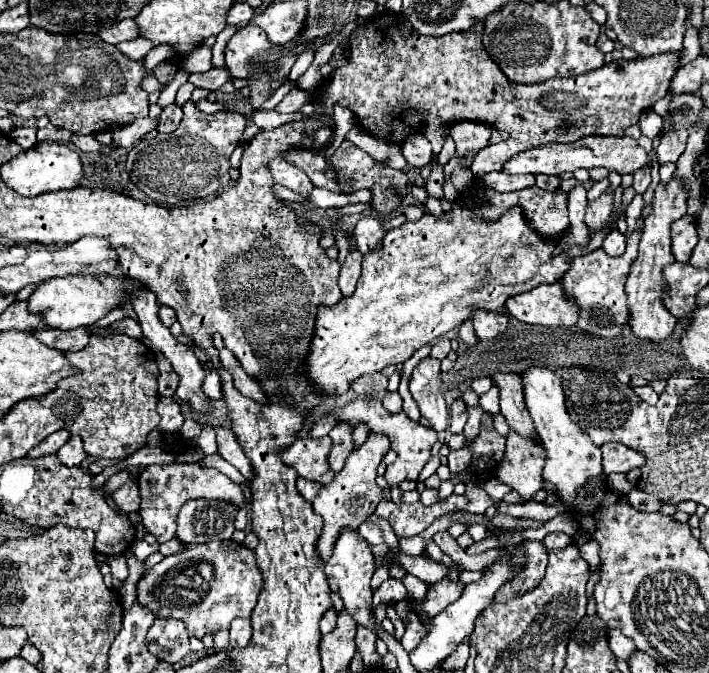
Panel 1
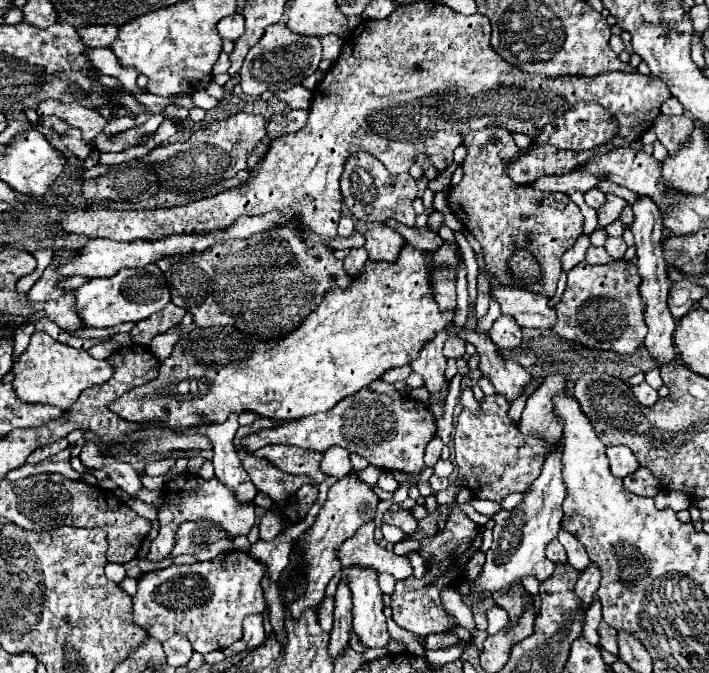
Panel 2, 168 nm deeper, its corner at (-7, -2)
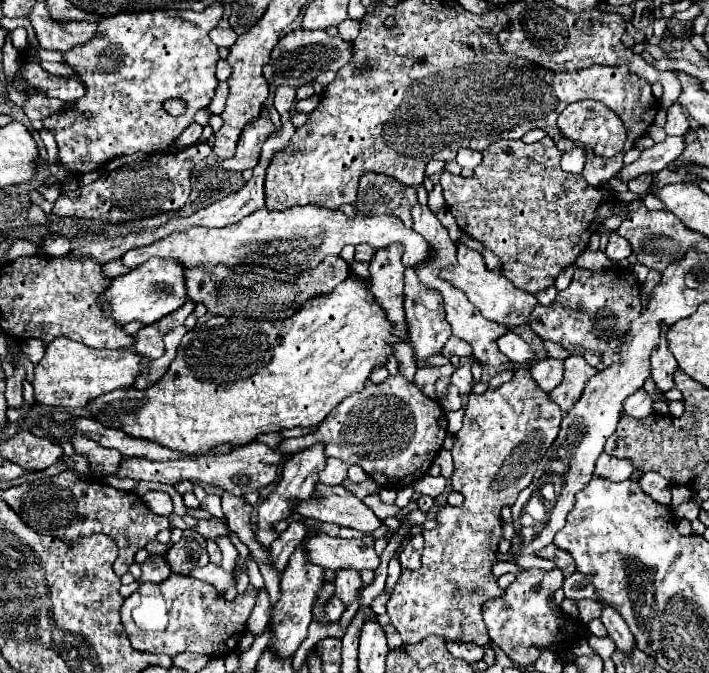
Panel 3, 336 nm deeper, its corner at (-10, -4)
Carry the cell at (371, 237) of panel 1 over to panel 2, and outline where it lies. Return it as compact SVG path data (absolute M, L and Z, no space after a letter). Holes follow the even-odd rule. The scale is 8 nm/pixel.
M377 225L365 231L365 249L371 261L391 261L399 255L403 237L387 225Z

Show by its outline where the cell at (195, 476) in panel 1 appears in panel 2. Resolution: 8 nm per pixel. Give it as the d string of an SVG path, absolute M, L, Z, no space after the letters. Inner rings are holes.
M189 475L189 477L179 477L179 479L171 479L165 483L163 489L163 503L159 507L159 535L151 541L151 549L147 559L151 561L161 561L163 557L167 557L173 547L175 547L175 531L179 529L179 525L183 521L191 521L191 519L201 519L207 517L215 523L221 523L227 533L231 537L237 535L247 535L255 523L255 505L253 503L245 503L241 505L235 497L233 491L229 491L217 477L213 479L203 479L199 475Z

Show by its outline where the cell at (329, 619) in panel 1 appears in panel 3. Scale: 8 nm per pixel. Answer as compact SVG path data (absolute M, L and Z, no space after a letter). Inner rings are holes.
M332 597L332 599L326 603L326 613L328 613L328 617L330 617L332 621L338 621L344 611L346 611L346 607L344 607L344 603L342 603L338 597Z

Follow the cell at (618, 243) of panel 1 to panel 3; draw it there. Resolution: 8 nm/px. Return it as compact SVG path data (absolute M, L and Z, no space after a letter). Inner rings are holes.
M612 233L608 237L608 247L606 247L604 253L606 253L606 257L610 261L616 261L618 263L618 261L624 261L632 253L632 249L630 249L630 243L626 239L622 239L616 233Z

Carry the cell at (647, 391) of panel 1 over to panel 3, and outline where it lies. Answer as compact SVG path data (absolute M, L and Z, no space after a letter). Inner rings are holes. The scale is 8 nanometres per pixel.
M640 389L634 395L630 395L624 401L624 413L630 415L630 417L636 417L636 419L648 417L652 413L652 399L650 399L650 395L644 389Z

